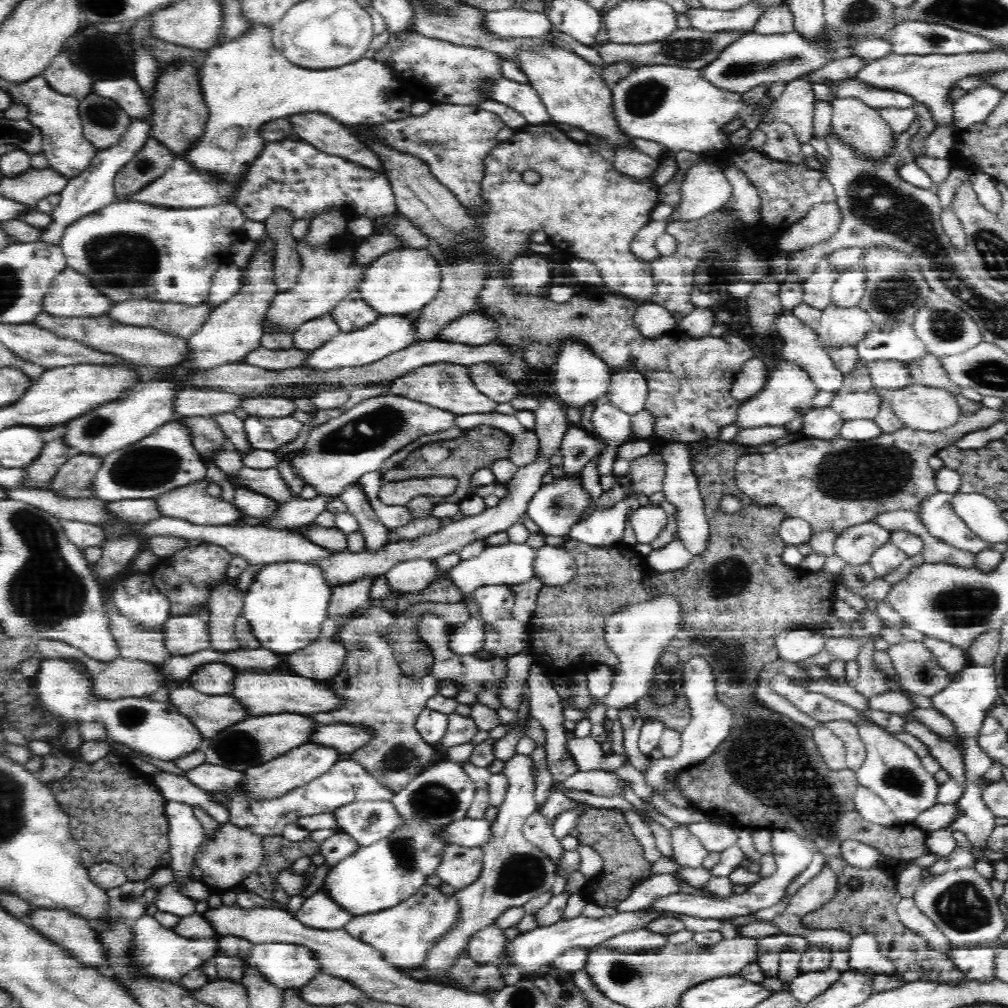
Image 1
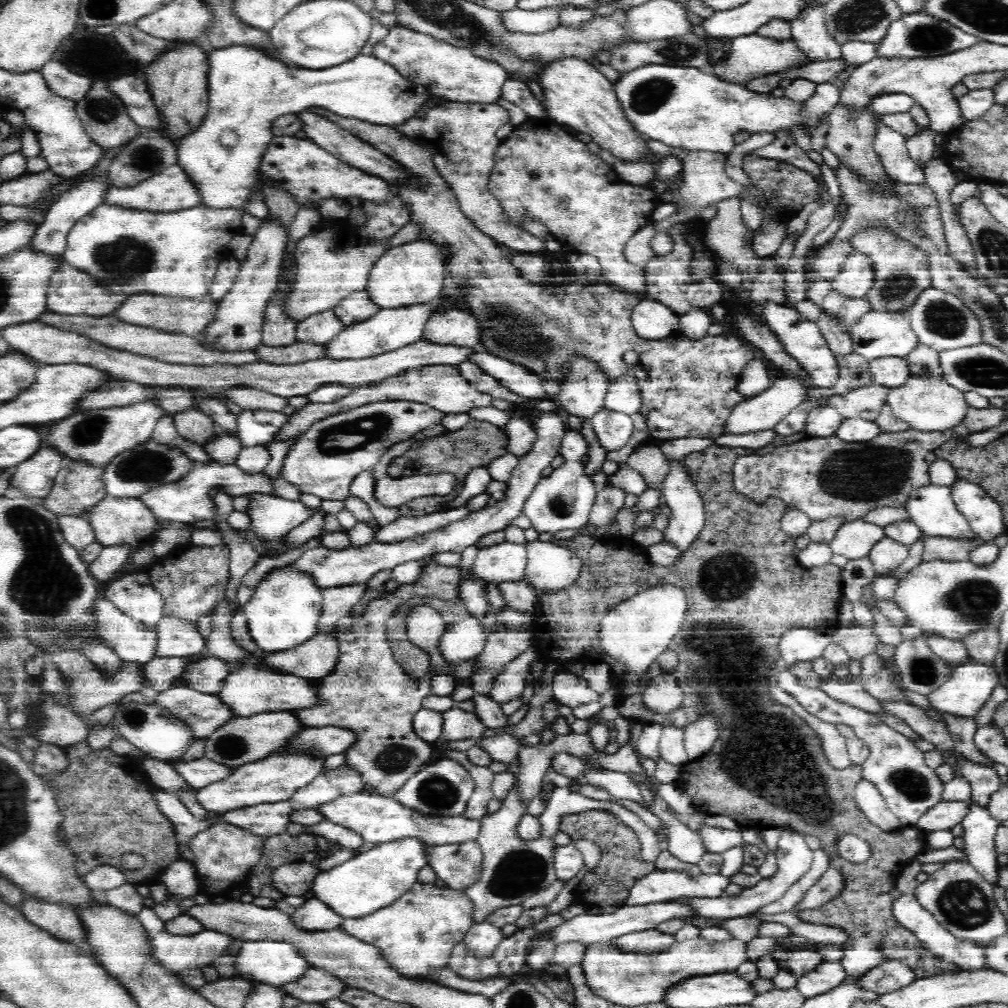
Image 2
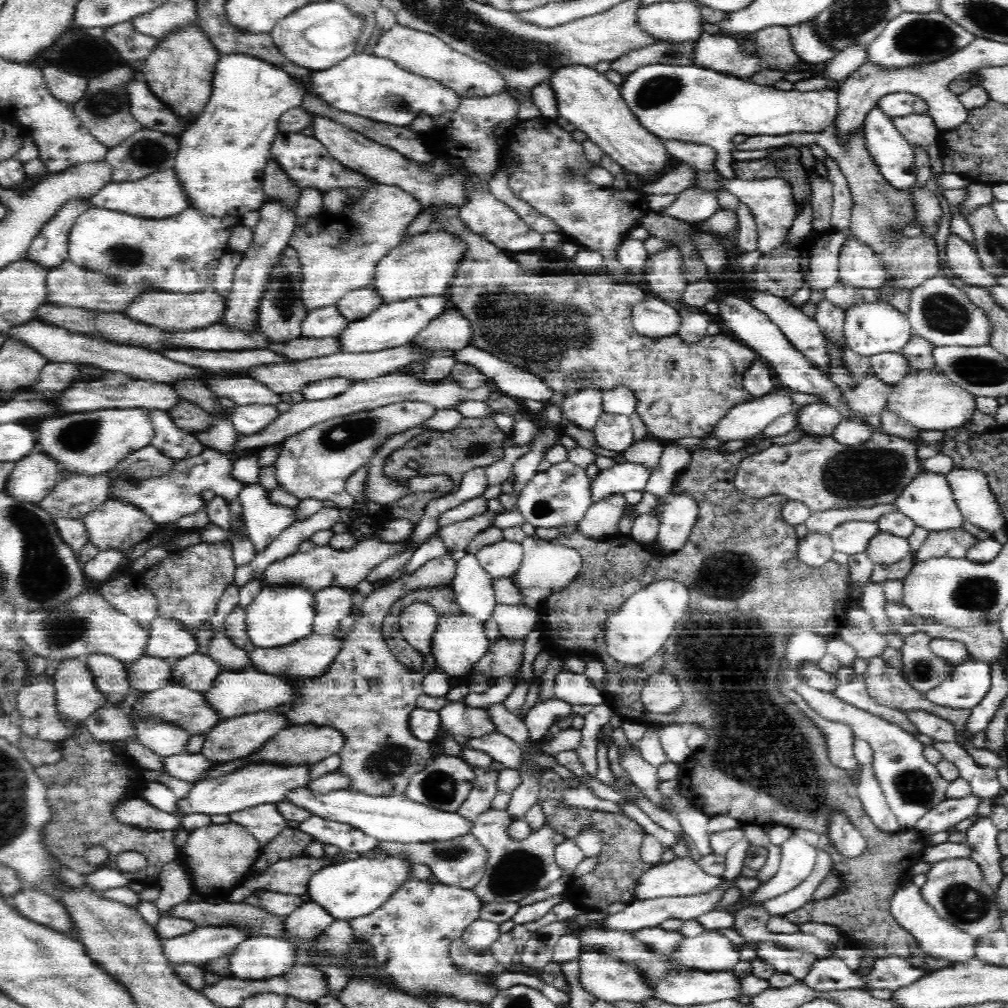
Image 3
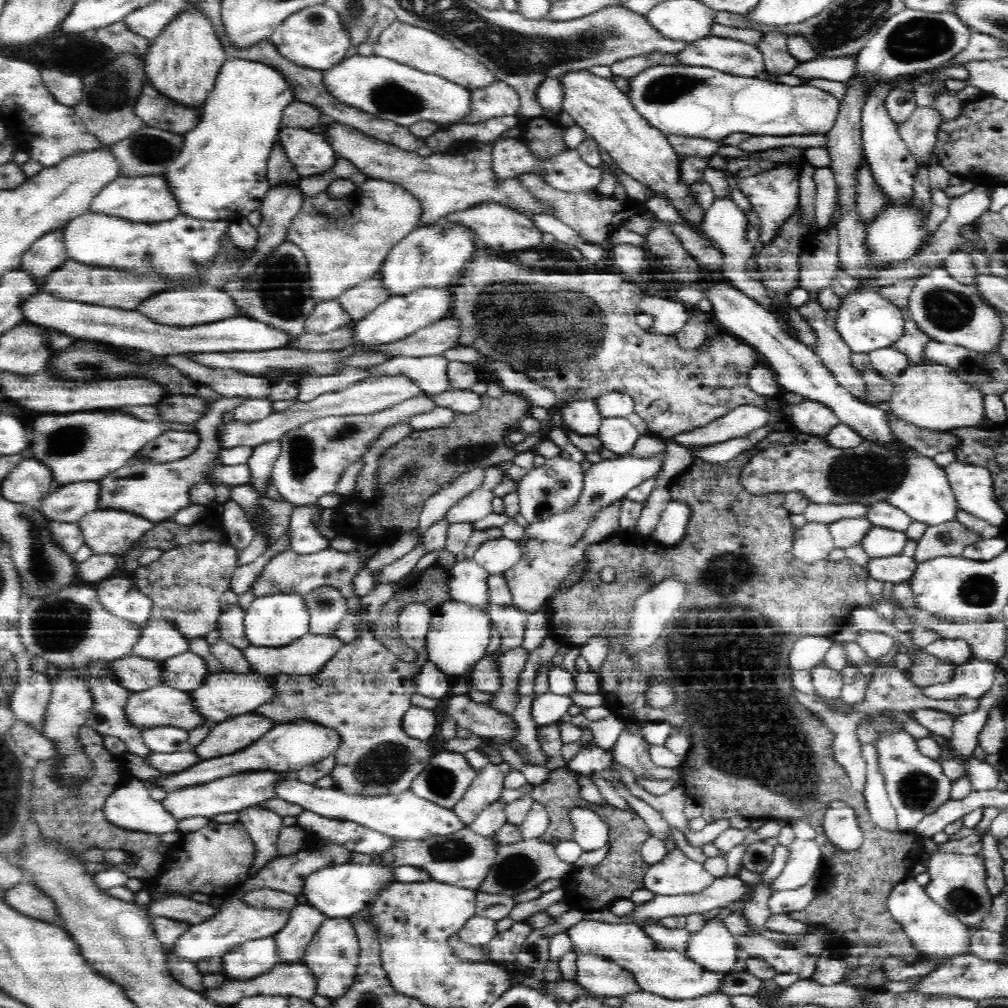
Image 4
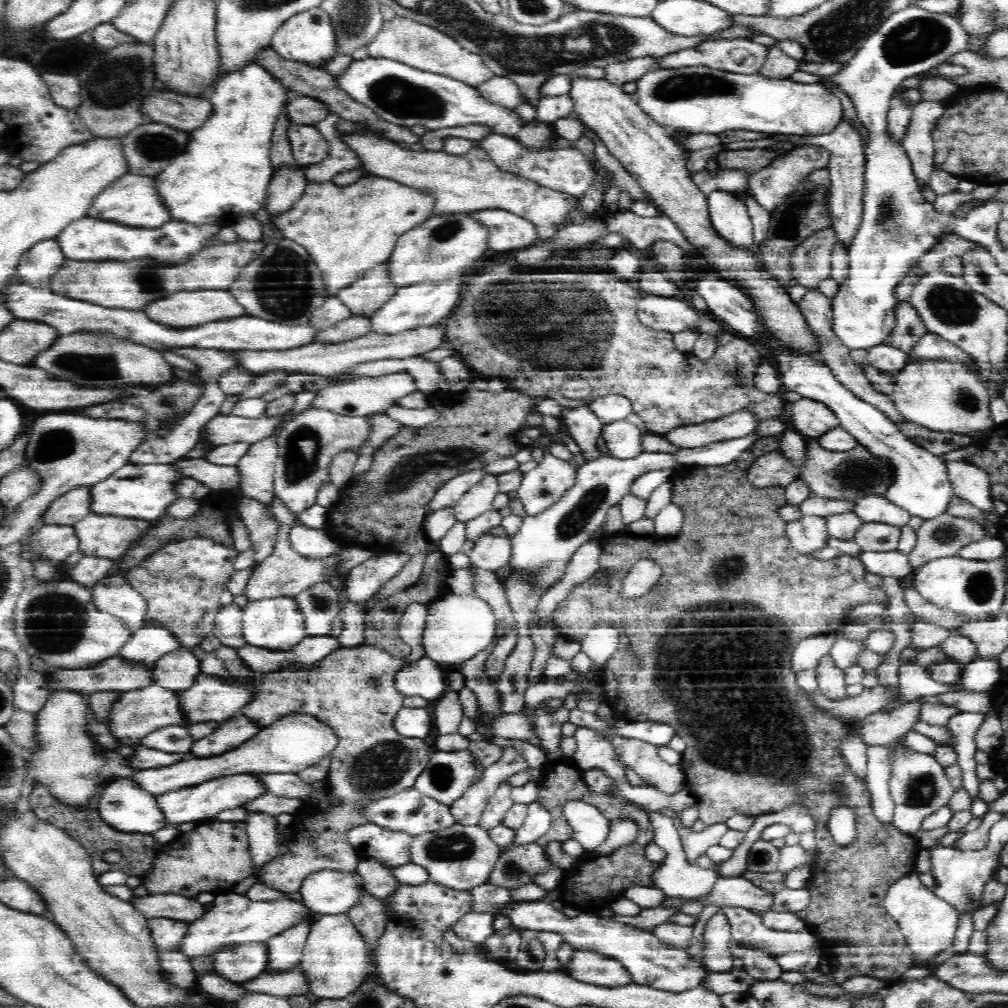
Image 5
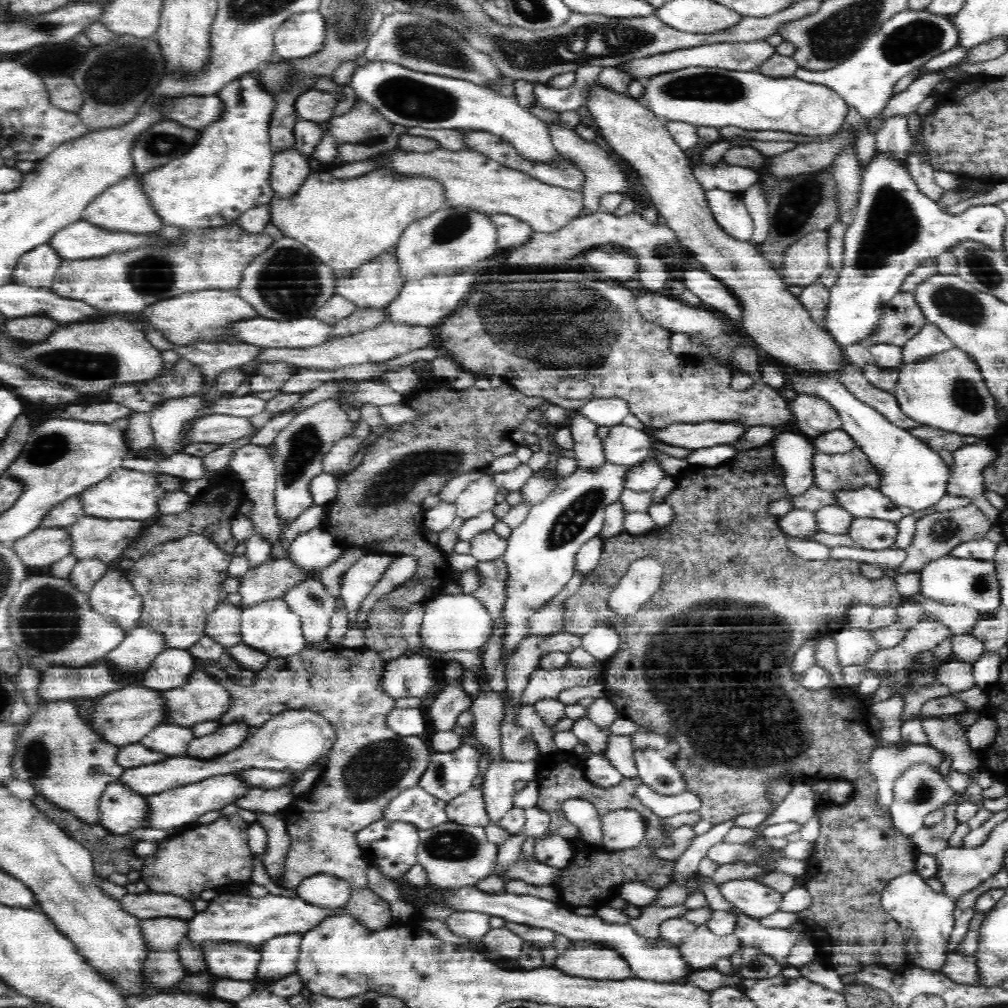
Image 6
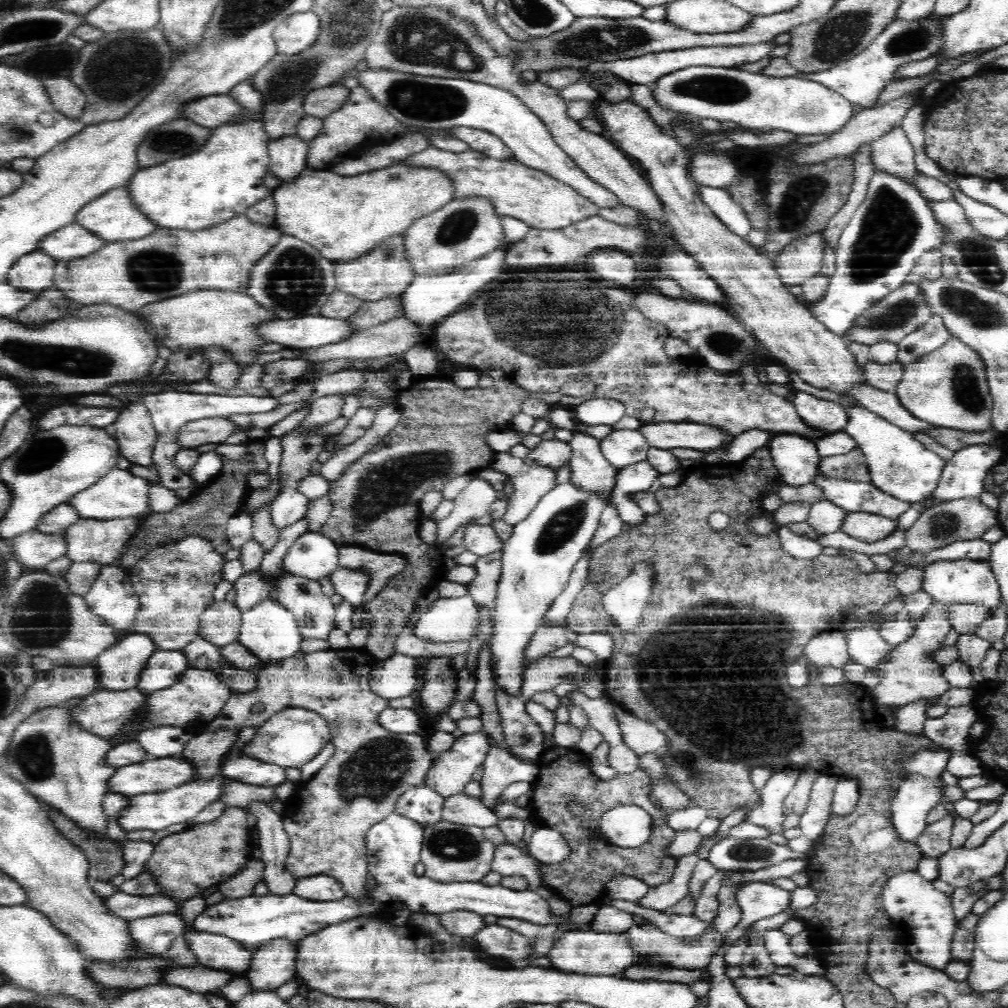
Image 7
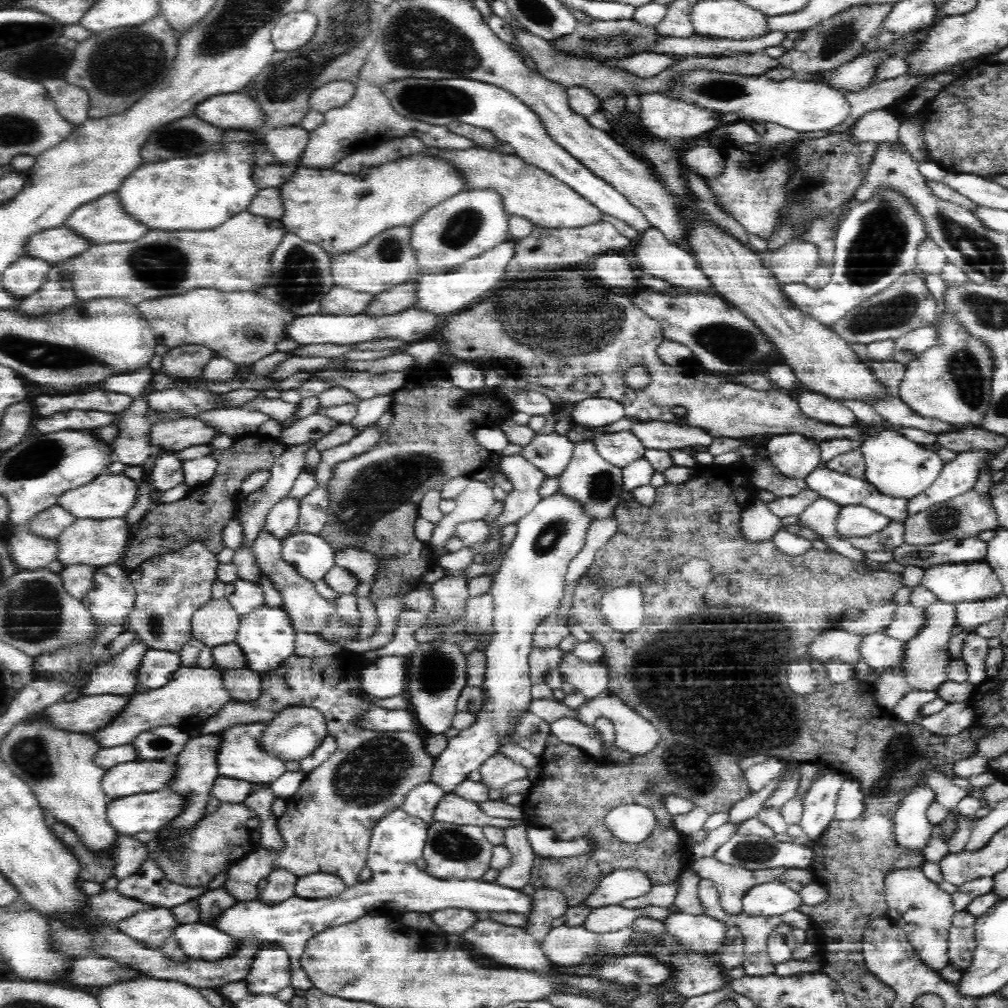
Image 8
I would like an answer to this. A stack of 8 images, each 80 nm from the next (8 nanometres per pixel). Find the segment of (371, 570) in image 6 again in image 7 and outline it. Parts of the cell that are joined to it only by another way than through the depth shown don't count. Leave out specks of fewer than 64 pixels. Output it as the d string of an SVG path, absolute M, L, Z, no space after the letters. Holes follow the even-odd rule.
M338 567L330 574L336 598L346 600L355 608L361 604L370 584L370 575L364 569Z

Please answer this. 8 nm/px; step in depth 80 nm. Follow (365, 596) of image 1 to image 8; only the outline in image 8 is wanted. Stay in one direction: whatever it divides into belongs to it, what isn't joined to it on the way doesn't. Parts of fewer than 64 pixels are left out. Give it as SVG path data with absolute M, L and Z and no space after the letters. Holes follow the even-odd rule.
M261 528L257 539L253 542L254 555L260 565L262 578L268 578L272 585L281 592L283 609L290 615L293 627L302 632L318 634L318 628L326 624L327 617L336 612L336 603L323 598L316 590L314 582L304 578L291 564L288 564L281 555L283 541Z

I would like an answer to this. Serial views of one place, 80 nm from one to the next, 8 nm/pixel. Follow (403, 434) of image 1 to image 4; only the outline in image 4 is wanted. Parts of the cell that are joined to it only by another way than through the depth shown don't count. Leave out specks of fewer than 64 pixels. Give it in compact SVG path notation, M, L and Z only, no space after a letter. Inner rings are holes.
M416 396L374 414L330 416L308 422L280 438L281 452L270 480L283 499L296 508L316 504L326 494L338 494L336 486L346 466L362 461L362 456L388 428L408 423L417 414L430 413L434 408L437 406L430 396Z

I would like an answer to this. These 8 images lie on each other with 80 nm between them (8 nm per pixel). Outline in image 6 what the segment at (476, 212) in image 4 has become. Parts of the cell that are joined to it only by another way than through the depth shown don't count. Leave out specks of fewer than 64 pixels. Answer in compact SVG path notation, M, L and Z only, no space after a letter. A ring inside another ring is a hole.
M489 214L489 219L497 228L497 248L500 250L526 244L535 231L527 222L510 214Z

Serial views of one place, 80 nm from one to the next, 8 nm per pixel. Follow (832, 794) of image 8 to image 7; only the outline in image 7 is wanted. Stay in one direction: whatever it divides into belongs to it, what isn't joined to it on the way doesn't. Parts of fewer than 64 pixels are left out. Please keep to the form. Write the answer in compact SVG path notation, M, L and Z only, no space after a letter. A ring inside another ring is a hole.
M822 774L814 780L806 812L799 820L804 837L818 841L824 837L825 826L832 812L834 788L839 777Z

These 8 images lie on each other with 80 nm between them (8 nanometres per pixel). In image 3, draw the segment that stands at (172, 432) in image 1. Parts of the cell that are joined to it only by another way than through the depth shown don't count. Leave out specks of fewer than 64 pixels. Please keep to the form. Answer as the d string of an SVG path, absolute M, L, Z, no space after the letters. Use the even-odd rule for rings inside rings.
M149 445L126 455L120 462L120 466L108 472L108 475L111 478L114 475L124 475L124 477L136 477L136 479L159 476L167 473L176 461L174 458L164 455L160 449Z

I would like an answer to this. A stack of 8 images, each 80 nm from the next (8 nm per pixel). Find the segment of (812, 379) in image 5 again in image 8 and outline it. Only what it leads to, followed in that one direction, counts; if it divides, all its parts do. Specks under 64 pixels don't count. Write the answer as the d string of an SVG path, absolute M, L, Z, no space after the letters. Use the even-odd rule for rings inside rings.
M882 424L868 427L866 440L860 444L859 449L865 458L866 481L888 496L910 499L922 494L940 476L945 465L934 450L925 449Z

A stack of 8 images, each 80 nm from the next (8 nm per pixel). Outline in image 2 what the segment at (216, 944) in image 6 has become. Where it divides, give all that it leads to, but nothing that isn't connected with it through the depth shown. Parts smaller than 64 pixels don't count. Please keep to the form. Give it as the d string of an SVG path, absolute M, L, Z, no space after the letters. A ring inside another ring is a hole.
M270 939L244 941L242 948L234 957L236 957L236 967L241 973L242 979L265 983L276 988L298 981L311 968L309 962L298 952L295 946L286 941Z

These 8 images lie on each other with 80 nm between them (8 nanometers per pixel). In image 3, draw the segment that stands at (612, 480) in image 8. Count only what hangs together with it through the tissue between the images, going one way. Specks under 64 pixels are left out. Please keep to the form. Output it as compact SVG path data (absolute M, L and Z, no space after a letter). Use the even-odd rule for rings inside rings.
M587 389L559 398L564 423L574 423L581 429L593 431L603 413L603 392Z

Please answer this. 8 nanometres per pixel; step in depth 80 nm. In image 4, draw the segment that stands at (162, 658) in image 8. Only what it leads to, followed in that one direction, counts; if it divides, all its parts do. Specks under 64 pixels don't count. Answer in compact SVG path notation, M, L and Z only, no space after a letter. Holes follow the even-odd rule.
M192 651L170 656L162 662L162 680L172 688L190 692L211 674L206 661Z

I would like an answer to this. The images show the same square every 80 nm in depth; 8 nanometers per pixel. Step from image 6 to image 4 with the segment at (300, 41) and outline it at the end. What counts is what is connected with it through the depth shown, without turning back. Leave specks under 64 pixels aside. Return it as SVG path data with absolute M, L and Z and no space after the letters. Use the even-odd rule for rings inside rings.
M321 4L306 7L290 16L274 30L269 39L282 56L295 64L325 71L348 56L346 52L350 48L350 35L346 31L338 12Z

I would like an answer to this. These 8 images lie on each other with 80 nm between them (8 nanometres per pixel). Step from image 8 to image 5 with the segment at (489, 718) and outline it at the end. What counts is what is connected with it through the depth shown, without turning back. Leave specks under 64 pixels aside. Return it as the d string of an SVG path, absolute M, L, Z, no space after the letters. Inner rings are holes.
M756 433L742 439L728 440L724 443L713 443L706 447L684 449L675 453L641 452L634 459L614 459L601 456L591 461L577 461L576 482L571 490L559 502L538 515L523 518L522 526L510 537L510 568L525 576L529 588L539 594L540 598L551 586L563 576L572 555L588 537L599 530L606 522L611 507L619 505L623 497L631 493L632 482L652 470L672 468L676 463L687 467L691 464L702 466L720 466L734 462L748 448L759 440ZM468 749L454 753L437 750L413 787L442 804L450 805L475 783L478 774L475 761Z

